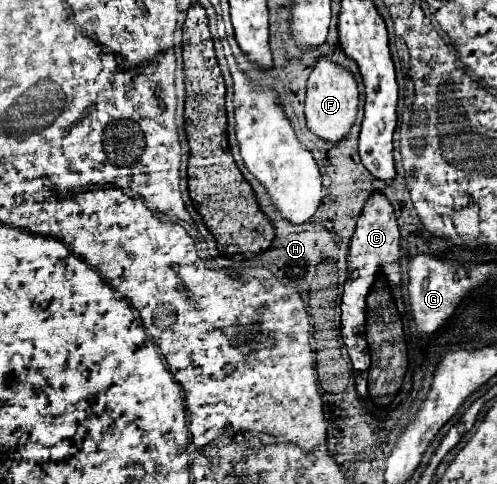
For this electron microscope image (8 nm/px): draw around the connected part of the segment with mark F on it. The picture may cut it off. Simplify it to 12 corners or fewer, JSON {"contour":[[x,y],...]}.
{"contour":[[319,57],[307,81],[307,127],[339,141],[355,121],[351,71]]}

